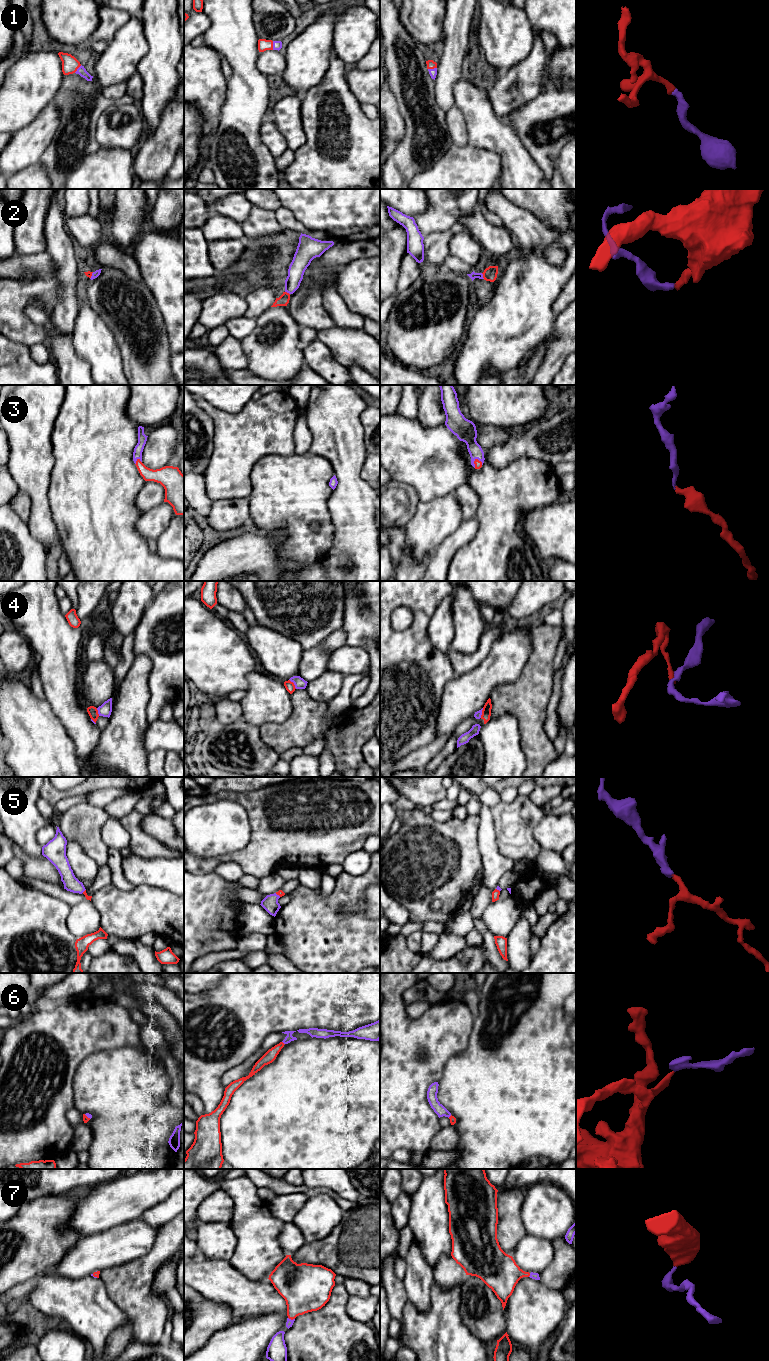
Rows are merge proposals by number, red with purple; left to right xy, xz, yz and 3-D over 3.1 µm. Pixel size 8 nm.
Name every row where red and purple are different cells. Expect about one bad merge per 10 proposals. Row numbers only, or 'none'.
4

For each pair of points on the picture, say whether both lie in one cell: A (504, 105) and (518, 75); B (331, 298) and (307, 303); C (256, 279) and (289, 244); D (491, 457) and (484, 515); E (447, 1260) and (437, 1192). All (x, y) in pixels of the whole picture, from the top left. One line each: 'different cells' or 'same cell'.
A: same cell
B: different cells
C: same cell
D: different cells
E: different cells

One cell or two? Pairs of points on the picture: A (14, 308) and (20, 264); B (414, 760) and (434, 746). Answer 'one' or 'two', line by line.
A: two
B: one

